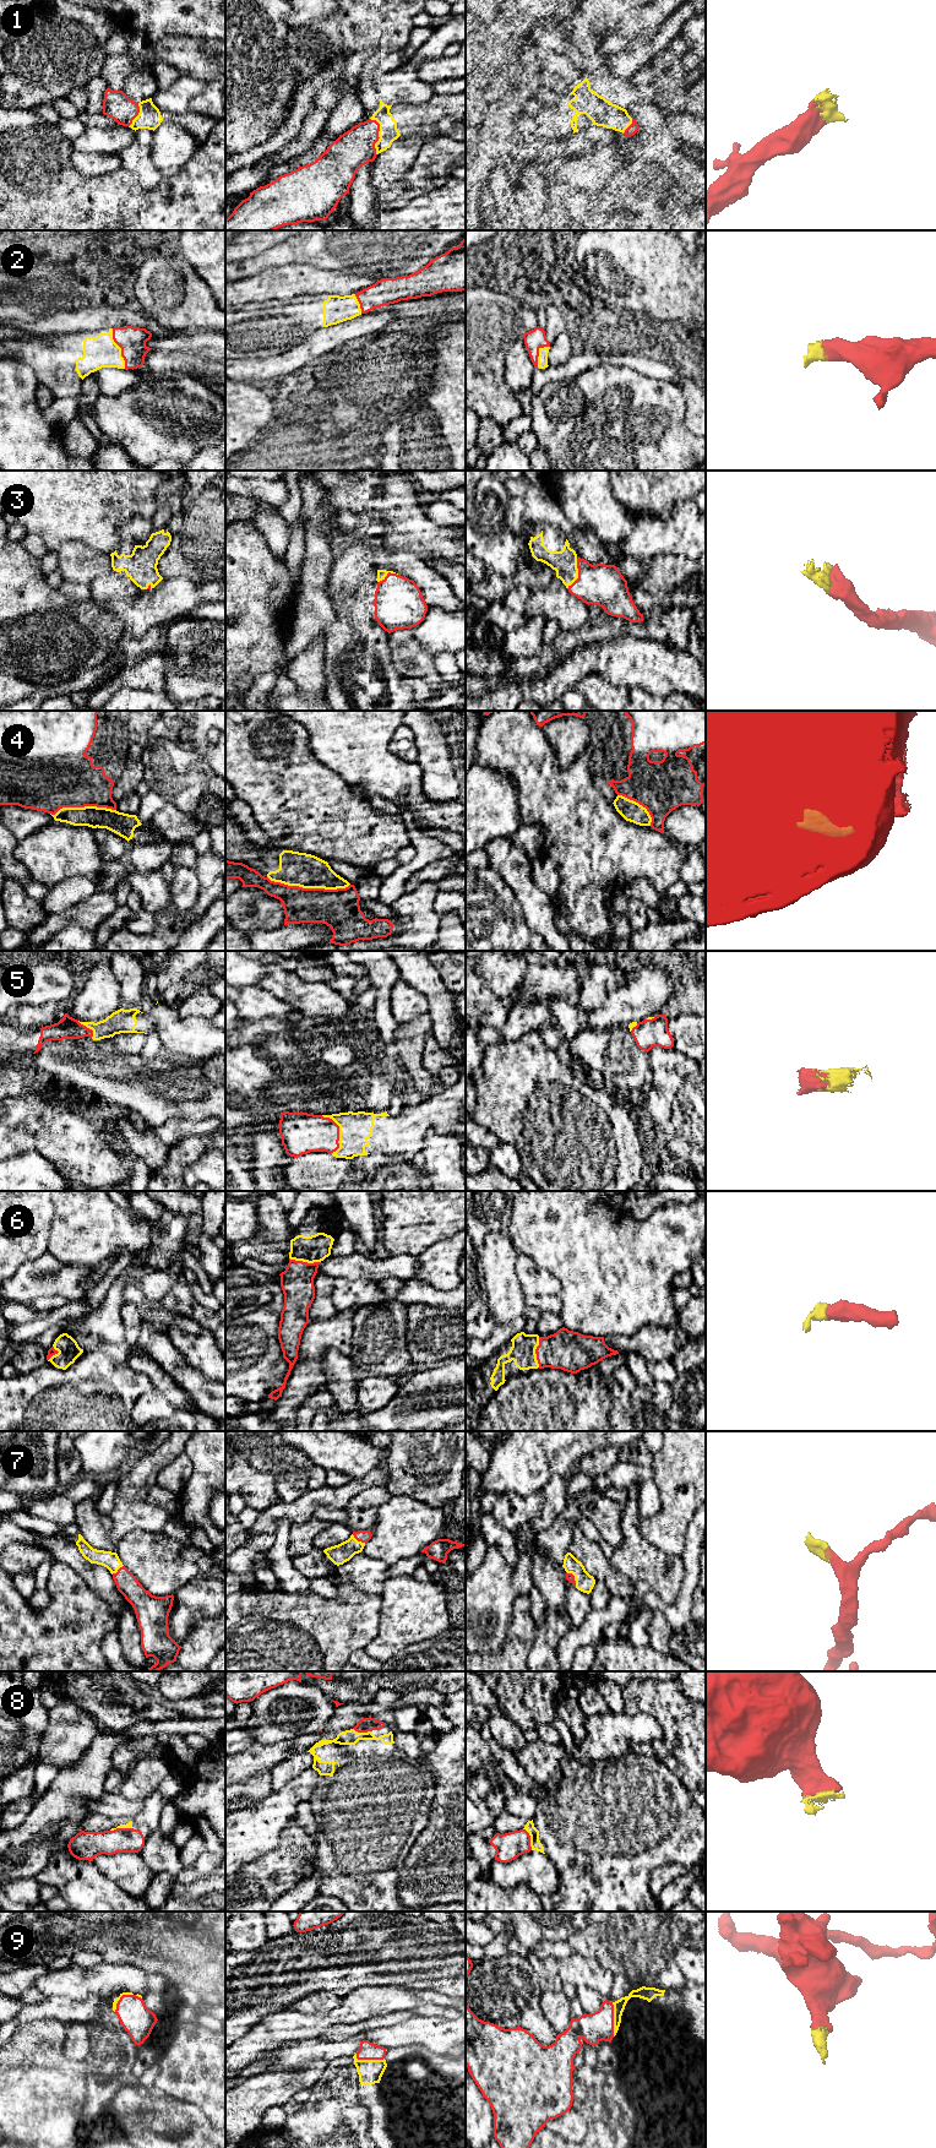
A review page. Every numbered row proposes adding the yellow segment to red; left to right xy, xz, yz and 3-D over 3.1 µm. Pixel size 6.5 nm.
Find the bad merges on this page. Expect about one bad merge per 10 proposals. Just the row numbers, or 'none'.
4

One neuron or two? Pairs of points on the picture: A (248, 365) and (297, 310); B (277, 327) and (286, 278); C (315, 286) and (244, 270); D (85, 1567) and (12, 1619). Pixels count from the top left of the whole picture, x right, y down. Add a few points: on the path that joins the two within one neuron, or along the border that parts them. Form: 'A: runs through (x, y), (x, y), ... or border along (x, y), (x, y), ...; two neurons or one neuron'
A: border along (283, 351), (266, 357), (238, 358); two neurons
B: border along (310, 294), (254, 304); two neurons
C: border along (286, 264), (268, 267), (238, 281); two neurons
D: border along (55, 1560), (66, 1564), (96, 1593); two neurons

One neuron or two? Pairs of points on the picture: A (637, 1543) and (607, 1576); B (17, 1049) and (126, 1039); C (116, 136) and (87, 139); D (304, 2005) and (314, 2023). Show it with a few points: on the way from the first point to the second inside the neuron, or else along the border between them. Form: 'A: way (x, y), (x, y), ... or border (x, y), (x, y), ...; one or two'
A: border (609, 1558), (613, 1567), (632, 1582); two
B: border (141, 1032), (120, 1032), (112, 1037); two
C: way (109, 139), (94, 139); one
D: border (337, 2007), (314, 2013), (286, 2010); two

